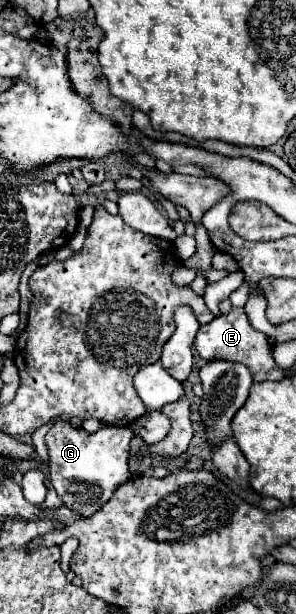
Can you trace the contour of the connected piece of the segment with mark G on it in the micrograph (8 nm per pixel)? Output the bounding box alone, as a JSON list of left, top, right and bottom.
[46,420,134,518]

